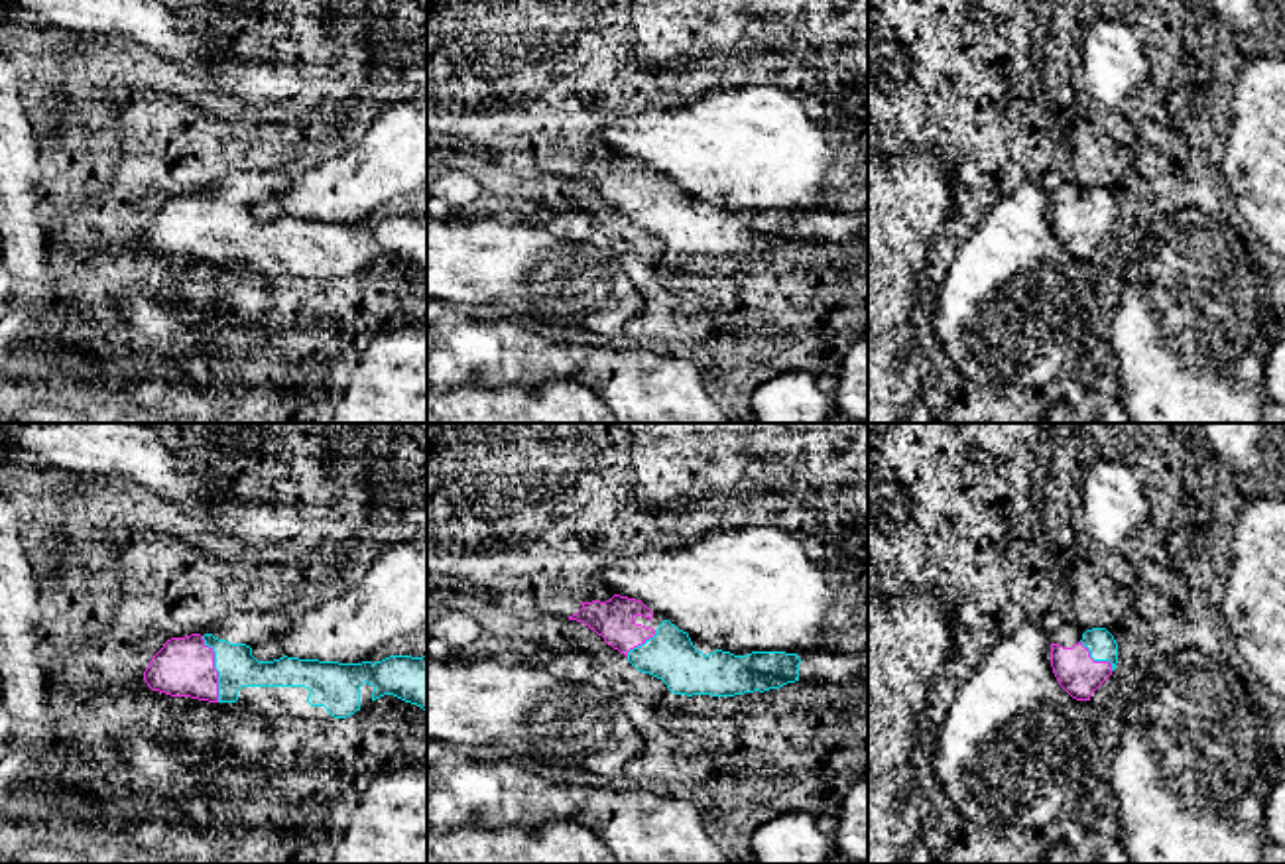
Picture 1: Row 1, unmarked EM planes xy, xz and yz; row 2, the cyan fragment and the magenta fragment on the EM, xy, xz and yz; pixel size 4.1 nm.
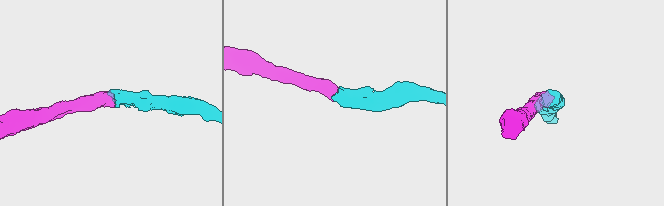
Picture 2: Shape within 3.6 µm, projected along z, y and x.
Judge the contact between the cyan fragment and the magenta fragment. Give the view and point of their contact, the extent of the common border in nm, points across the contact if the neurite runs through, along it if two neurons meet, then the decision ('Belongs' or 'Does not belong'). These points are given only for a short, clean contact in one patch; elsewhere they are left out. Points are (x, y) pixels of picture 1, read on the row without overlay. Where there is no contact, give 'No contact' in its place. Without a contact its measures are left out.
Touches cyan at xy (215, 227). Shared border 280 nm. Path across: xy (237, 227), (215, 227), (183, 227). Belongs

